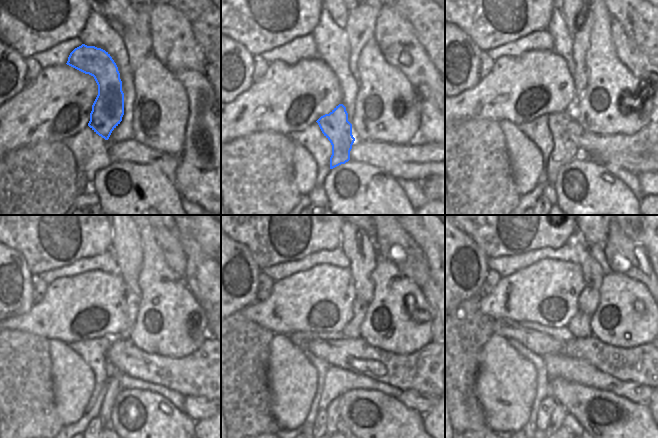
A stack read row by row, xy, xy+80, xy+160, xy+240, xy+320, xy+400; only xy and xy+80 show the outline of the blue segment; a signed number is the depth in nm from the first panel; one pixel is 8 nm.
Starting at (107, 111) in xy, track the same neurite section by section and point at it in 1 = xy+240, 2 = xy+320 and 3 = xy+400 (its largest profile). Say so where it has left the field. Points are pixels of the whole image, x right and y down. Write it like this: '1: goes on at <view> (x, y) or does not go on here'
1: goes on at xy+240 (113, 388)
2: goes on at xy+320 (333, 410)
3: goes on at xy+400 (559, 413)

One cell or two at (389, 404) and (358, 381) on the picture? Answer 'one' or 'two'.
two

